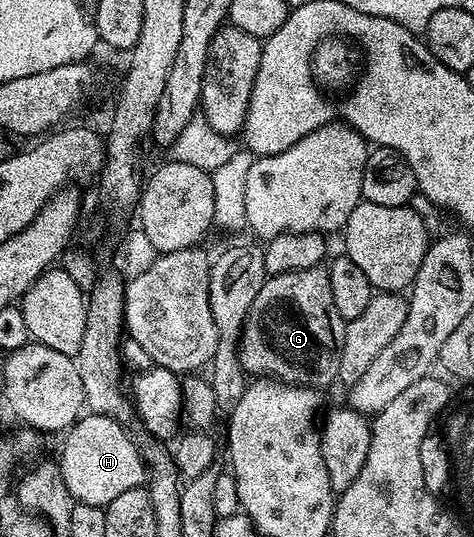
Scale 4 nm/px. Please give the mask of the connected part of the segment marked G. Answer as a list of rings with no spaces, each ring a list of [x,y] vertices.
[[[323,264],[310,267],[306,271],[292,271],[290,273],[278,273],[269,276],[264,282],[262,291],[258,291],[258,299],[250,307],[248,317],[244,321],[244,330],[240,332],[239,358],[240,365],[245,374],[251,375],[256,379],[272,378],[283,381],[285,385],[298,385],[305,389],[323,390],[323,385],[328,385],[331,381],[335,382],[340,376],[340,349],[344,345],[344,331],[346,322],[342,315],[338,315],[338,307],[334,307],[334,294],[330,292],[330,275]]]

